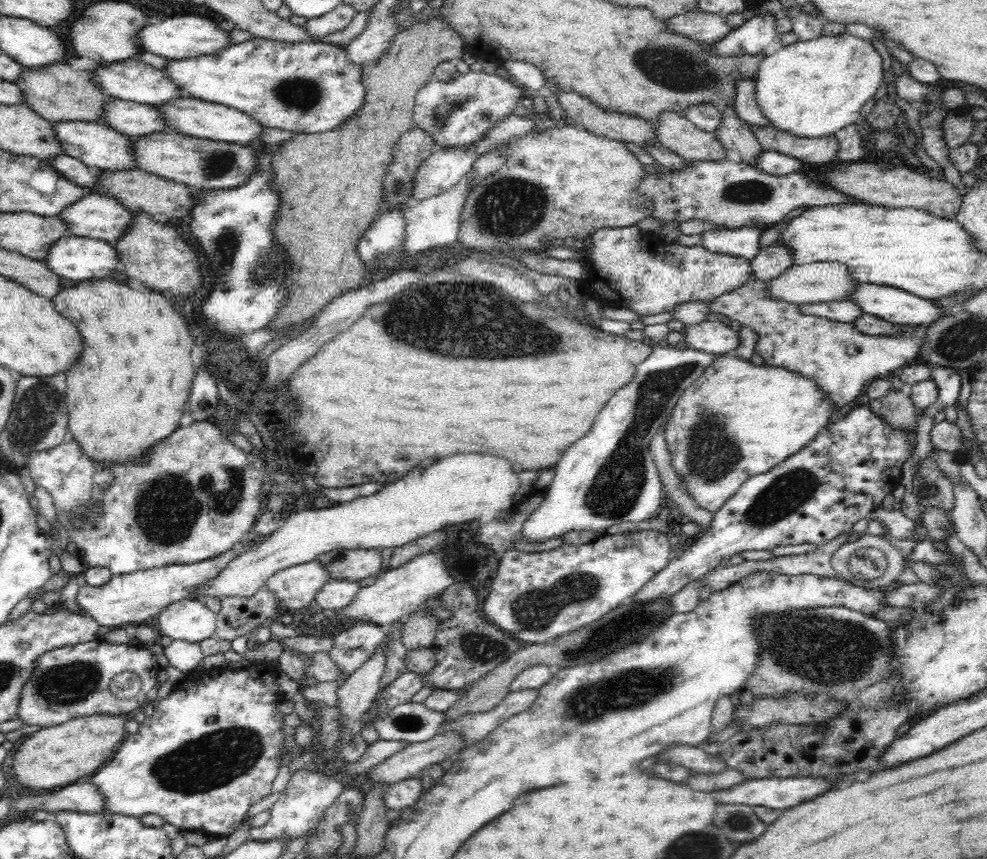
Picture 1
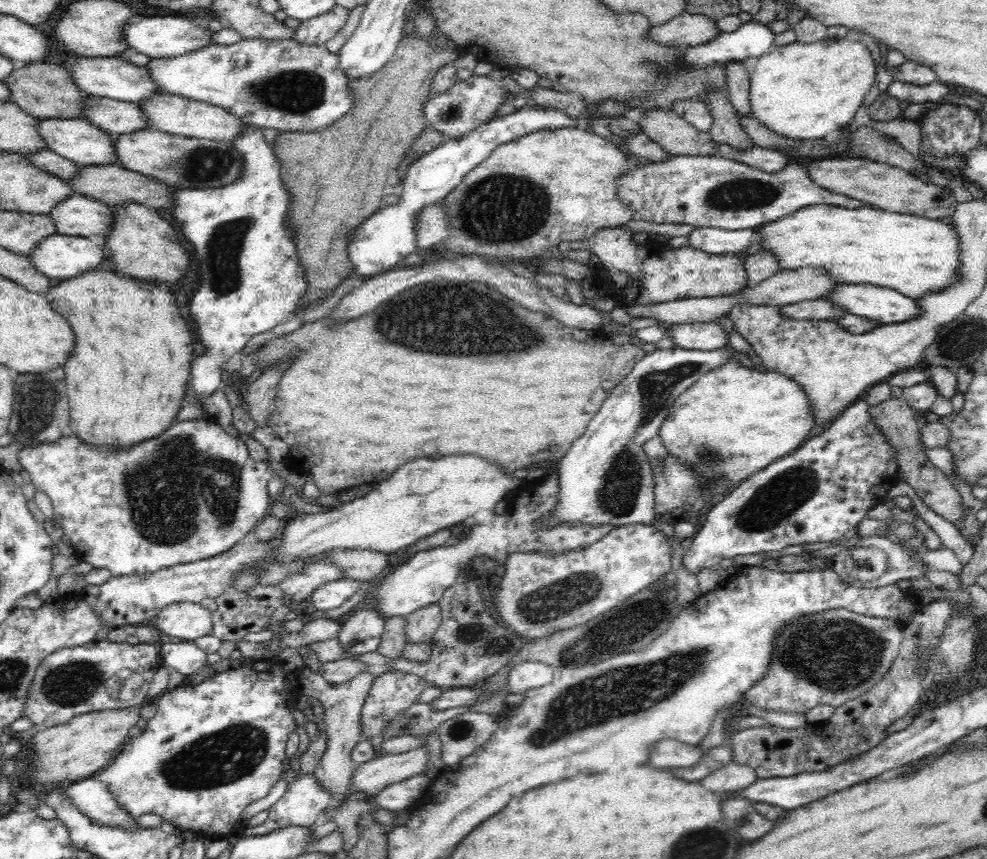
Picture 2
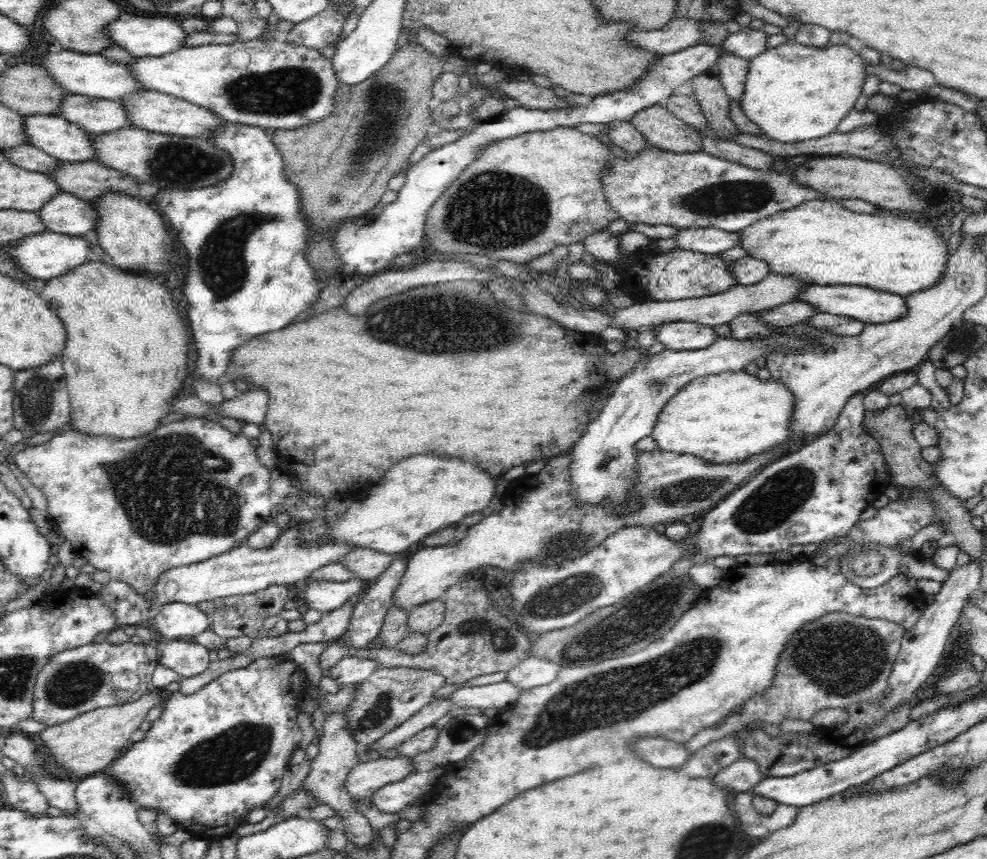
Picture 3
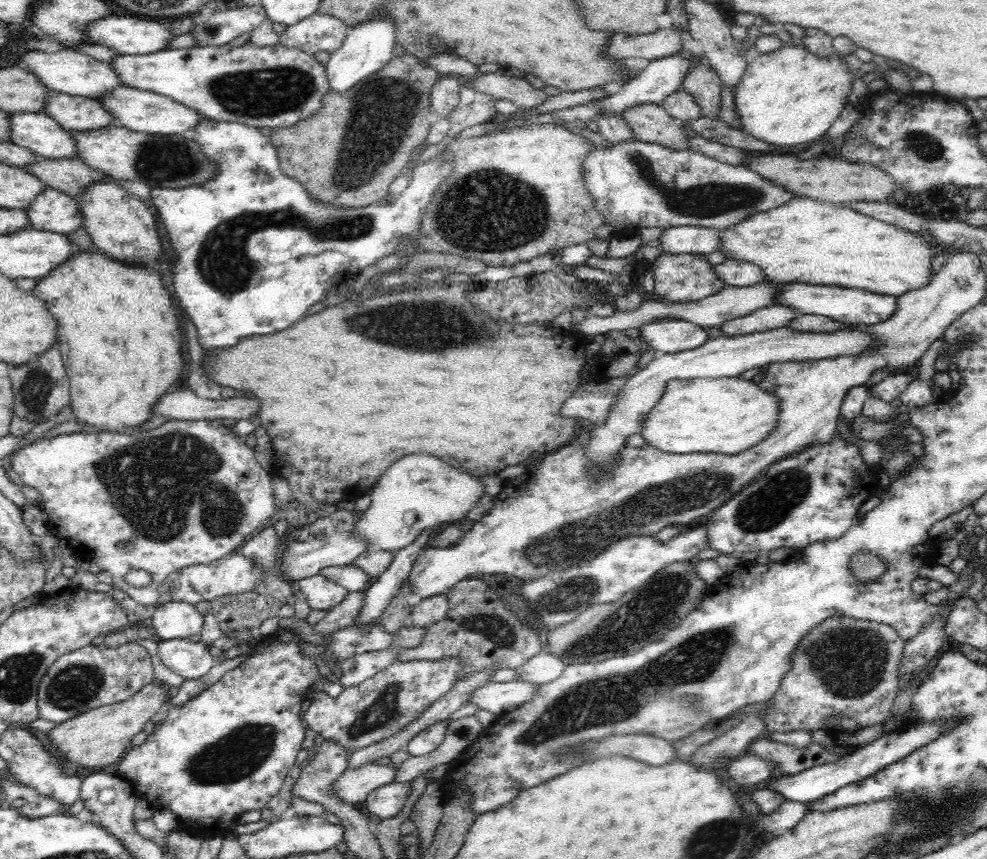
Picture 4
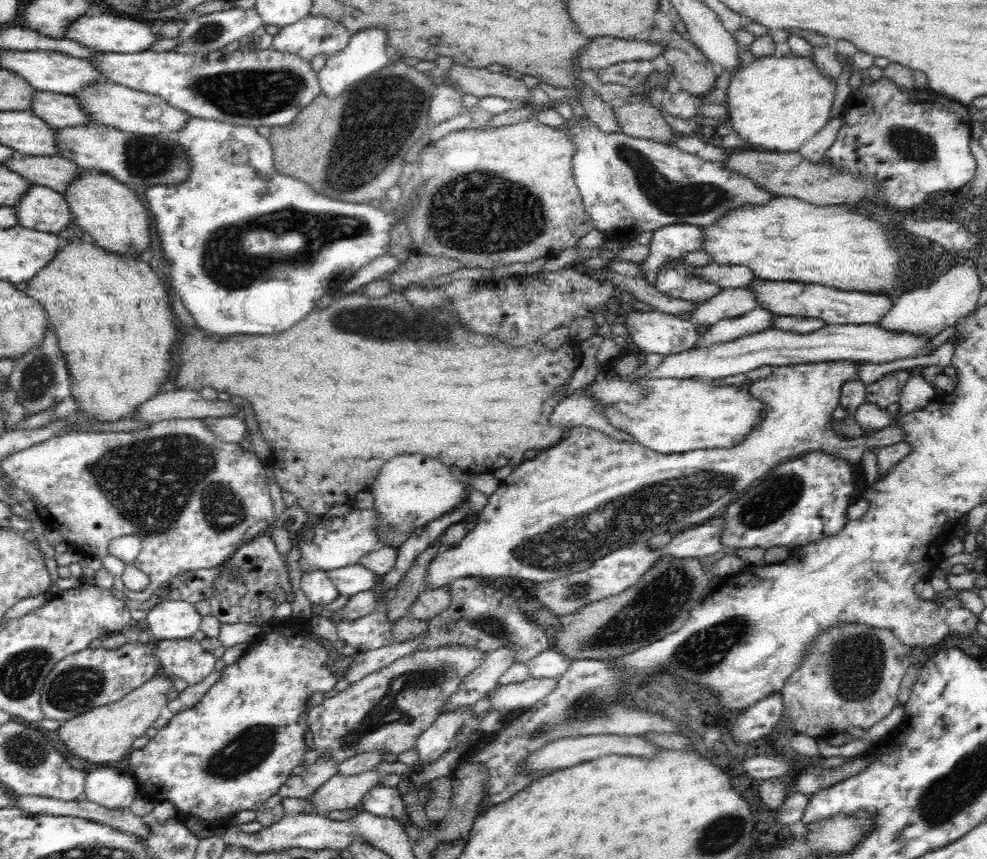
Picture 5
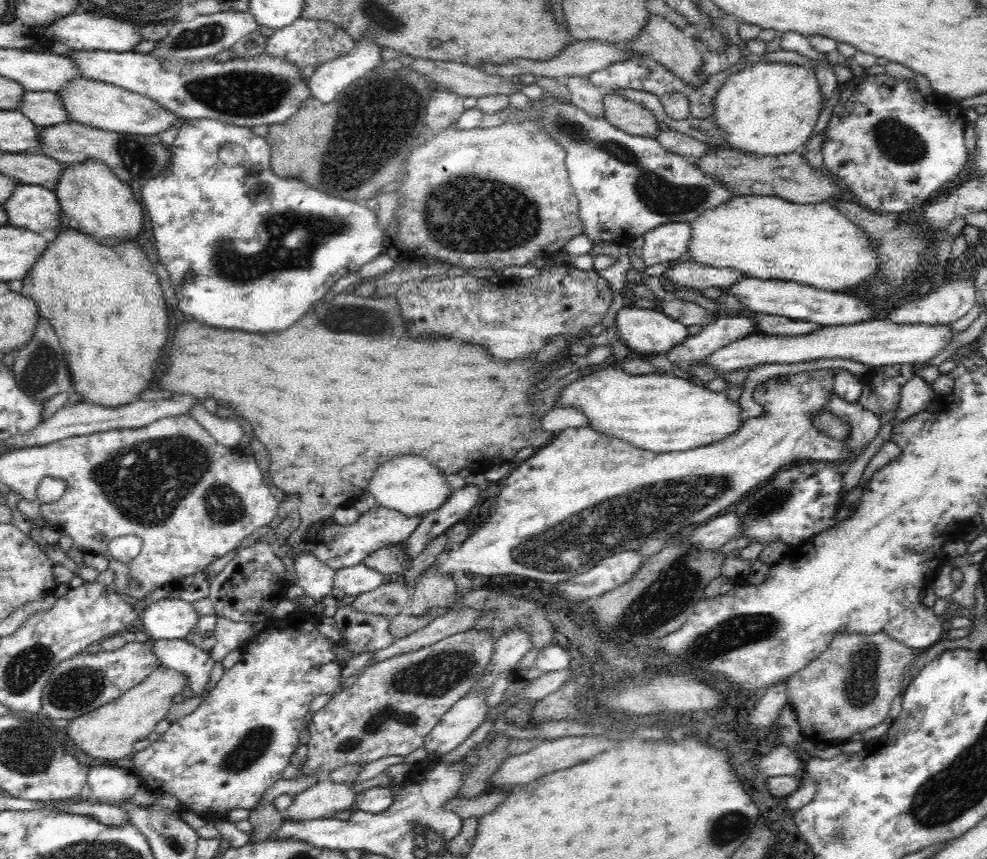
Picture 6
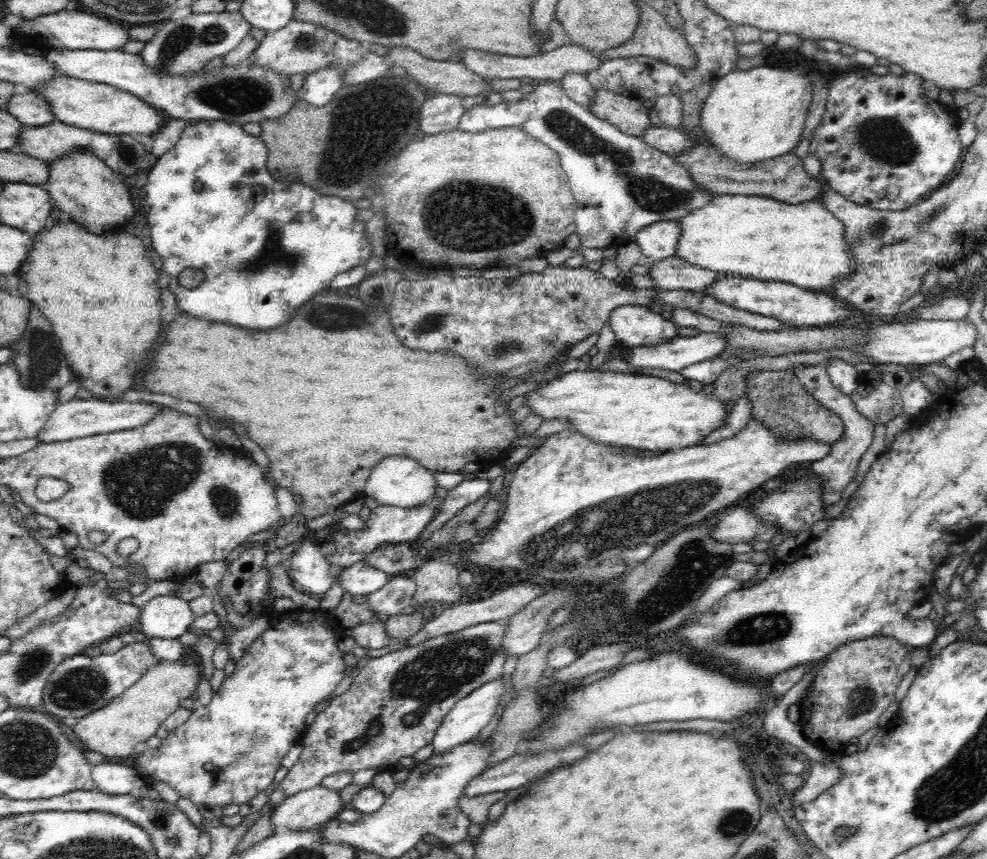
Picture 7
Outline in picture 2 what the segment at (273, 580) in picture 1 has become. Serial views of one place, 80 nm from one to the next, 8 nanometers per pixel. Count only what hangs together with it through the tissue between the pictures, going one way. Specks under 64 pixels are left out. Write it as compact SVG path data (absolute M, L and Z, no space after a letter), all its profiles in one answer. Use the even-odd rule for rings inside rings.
M318 562L318 564L310 564L300 571L296 576L290 576L288 580L280 583L277 588L283 590L283 593L293 600L300 602L306 596L310 597L312 590L326 584L338 580L344 580L344 572L334 564L328 562Z

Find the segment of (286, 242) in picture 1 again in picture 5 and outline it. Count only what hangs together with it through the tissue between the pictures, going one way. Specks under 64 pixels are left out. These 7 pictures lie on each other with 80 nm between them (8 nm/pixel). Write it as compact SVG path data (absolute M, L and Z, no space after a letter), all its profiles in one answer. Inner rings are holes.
M400 60L397 63L392 63L382 68L380 71L374 72L372 75L348 86L343 92L332 100L328 99L324 94L318 94L314 101L306 106L303 110L300 110L295 116L292 122L284 126L274 126L271 128L271 134L267 140L271 143L273 150L273 165L278 173L284 176L289 176L295 179L304 181L312 190L327 196L328 198L334 198L336 200L342 200L344 202L367 202L369 200L380 199L383 194L392 186L396 185L400 174L402 174L402 166L404 166L404 158L406 158L406 152L416 144L416 139L422 137L426 126L429 124L428 112L431 97L433 94L433 87L437 84L437 81L426 78L423 72L418 71L415 67L408 68L405 63Z

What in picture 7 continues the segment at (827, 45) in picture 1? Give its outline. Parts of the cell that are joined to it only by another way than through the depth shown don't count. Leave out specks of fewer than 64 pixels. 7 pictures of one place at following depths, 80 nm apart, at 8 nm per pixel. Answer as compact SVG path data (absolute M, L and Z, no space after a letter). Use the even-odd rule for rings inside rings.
M762 65L748 71L732 70L712 84L698 116L702 141L728 159L751 165L790 153L797 146L808 108L811 82L796 71Z

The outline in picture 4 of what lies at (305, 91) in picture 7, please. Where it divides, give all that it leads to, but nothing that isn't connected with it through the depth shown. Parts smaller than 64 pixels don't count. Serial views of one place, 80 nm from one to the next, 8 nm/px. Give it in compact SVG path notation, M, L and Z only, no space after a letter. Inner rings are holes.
M376 17L349 28L342 46L329 56L325 67L331 92L345 92L360 80L384 68L393 59L393 46L394 23L388 17Z

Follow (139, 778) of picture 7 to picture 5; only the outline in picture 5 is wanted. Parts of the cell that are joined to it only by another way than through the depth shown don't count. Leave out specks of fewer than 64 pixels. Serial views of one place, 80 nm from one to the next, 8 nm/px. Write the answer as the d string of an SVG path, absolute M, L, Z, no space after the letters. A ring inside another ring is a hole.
M116 766L96 768L86 775L87 800L104 808L129 808L138 795L136 779Z

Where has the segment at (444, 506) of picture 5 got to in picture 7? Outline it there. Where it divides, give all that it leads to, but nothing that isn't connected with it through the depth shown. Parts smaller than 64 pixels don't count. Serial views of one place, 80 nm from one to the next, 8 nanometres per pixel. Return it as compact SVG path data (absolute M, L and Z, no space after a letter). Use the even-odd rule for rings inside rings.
M384 458L380 460L370 471L368 480L365 482L364 496L374 498L381 505L401 506L402 508L410 508L422 502L428 502L434 496L434 486L436 479L432 475L430 469L425 469L418 462L410 460L410 458Z

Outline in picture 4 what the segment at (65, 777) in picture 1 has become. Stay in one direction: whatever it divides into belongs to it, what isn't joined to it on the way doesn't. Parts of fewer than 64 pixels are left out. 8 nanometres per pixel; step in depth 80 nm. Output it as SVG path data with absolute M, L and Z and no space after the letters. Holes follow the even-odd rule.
M152 683L144 686L137 694L120 703L90 709L76 718L71 718L49 730L49 737L66 756L66 760L80 764L83 768L96 768L116 764L122 752L130 748L130 740L142 732L143 726L168 704L167 688Z

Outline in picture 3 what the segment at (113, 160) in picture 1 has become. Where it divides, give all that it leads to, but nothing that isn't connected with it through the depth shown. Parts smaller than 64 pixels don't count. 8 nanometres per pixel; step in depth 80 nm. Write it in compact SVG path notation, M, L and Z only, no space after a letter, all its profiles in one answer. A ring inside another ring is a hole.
M34 114L22 119L27 145L60 162L84 162L94 158L92 135L56 115Z

